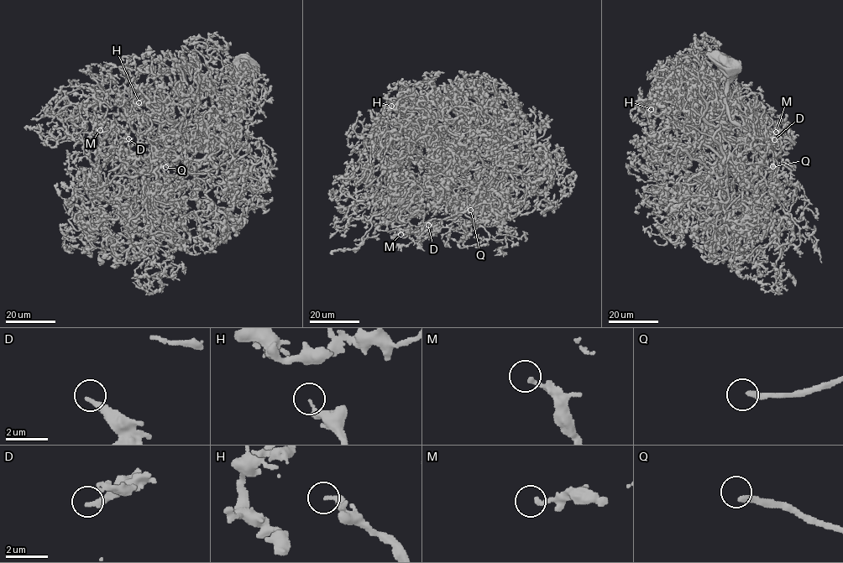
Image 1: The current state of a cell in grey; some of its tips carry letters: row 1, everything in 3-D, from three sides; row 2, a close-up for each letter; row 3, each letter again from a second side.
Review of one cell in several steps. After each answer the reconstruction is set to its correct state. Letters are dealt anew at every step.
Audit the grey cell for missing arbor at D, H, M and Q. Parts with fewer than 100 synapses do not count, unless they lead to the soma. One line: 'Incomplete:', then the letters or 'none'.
Incomplete: Q

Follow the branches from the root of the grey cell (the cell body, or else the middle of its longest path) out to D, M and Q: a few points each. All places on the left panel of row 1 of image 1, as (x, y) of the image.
D: (244, 69), (218, 145), (178, 176), (141, 172), (143, 200), (138, 181), (112, 161), (128, 138)
M: (244, 69), (218, 145), (178, 176), (141, 172), (143, 200), (100, 130)
Q: (244, 69), (243, 76), (233, 89), (226, 103), (228, 122), (217, 148), (188, 173), (165, 167)

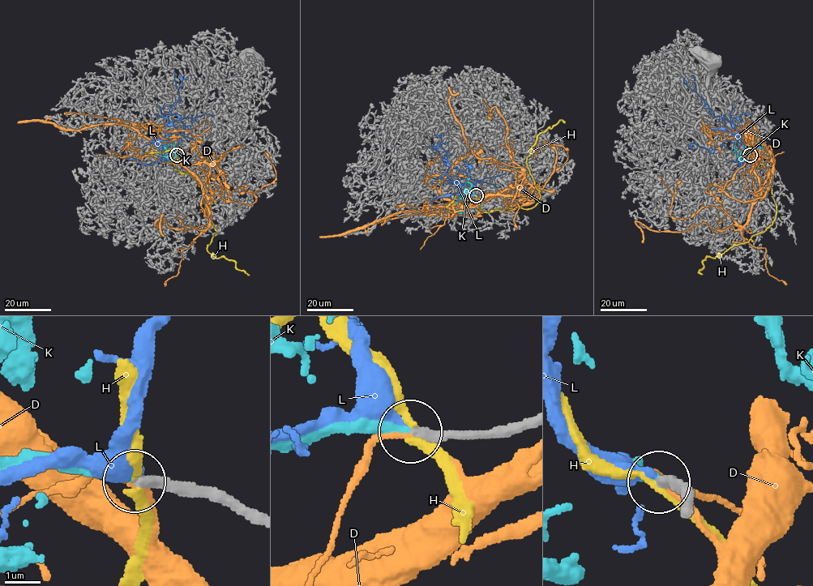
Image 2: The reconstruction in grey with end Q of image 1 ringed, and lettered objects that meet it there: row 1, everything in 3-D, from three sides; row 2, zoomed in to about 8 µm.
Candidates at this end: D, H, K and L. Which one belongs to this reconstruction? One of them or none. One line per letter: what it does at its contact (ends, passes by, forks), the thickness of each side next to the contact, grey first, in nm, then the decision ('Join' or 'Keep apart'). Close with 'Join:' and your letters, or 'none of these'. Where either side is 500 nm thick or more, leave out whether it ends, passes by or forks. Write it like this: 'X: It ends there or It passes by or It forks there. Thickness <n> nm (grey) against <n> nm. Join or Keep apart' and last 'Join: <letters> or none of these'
D: It passes by. Thickness 300 nm (grey) against 160 nm. Keep apart
H: It passes by. Thickness 280 nm (grey) against 240 nm. Keep apart
K: It ends there. Thickness 280 nm (grey) against 240 nm. Join
L: It ends there. Thickness 280 nm (grey) against 320 nm. Keep apart
Join: K

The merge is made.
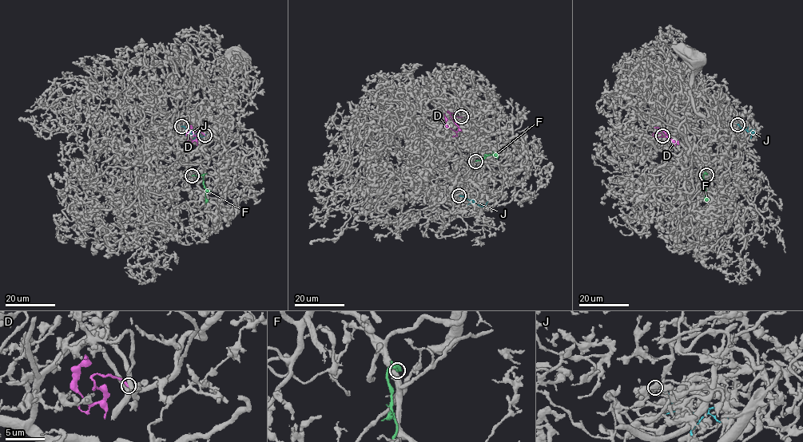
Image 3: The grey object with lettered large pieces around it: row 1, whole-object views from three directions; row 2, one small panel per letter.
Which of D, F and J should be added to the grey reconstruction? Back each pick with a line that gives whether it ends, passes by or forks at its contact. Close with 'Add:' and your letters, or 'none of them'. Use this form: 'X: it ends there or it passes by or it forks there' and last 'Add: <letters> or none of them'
Add: none of them

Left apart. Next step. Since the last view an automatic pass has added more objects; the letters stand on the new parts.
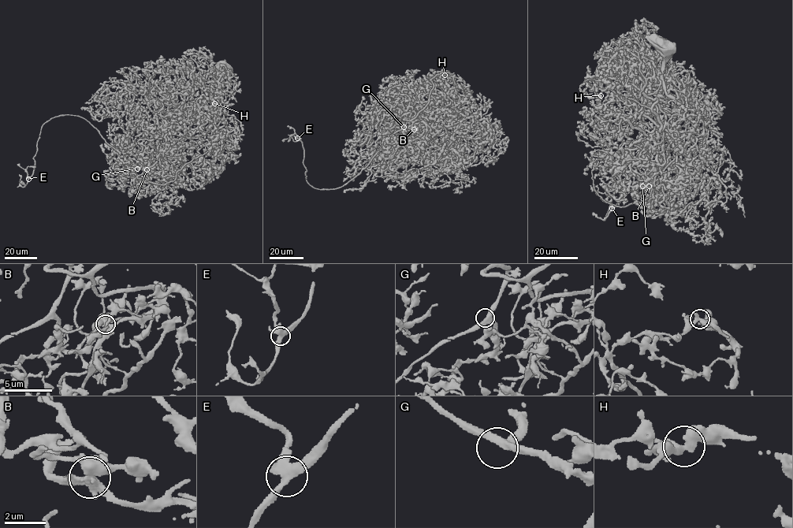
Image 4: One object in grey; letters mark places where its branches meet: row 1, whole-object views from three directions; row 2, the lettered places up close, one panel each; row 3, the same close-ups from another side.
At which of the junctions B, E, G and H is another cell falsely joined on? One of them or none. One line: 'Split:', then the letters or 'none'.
Split: B

